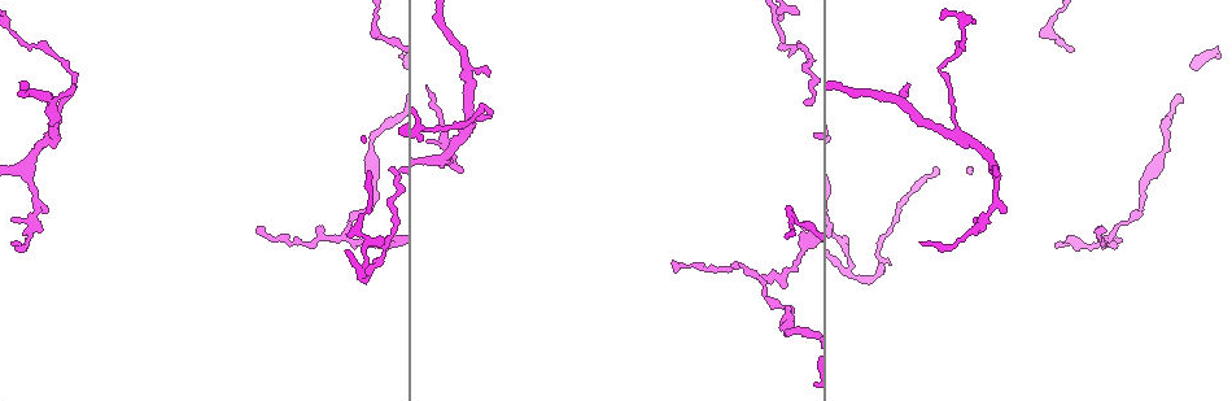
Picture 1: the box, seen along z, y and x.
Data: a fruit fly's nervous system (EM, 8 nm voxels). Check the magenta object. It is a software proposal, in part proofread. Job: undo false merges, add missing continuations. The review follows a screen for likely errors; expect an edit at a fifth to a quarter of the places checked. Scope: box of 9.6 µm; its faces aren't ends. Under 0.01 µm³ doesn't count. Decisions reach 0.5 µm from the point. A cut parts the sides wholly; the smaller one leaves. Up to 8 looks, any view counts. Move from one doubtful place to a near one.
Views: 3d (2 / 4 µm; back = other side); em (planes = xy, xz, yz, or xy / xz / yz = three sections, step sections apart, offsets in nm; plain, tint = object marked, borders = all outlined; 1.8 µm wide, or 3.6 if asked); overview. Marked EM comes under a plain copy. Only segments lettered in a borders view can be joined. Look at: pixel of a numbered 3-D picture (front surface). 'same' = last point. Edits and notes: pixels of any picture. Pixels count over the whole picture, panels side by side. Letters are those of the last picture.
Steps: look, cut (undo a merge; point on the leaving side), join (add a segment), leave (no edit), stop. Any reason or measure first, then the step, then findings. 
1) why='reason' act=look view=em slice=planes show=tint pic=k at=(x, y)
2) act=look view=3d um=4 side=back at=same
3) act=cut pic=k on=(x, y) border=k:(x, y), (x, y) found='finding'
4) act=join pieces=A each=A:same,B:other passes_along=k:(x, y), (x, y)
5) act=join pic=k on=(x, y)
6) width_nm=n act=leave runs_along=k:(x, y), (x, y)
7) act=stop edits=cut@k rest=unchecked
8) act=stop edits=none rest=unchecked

why='thin end' act=look view=3d um=4 pic=1 at=(382, 242)

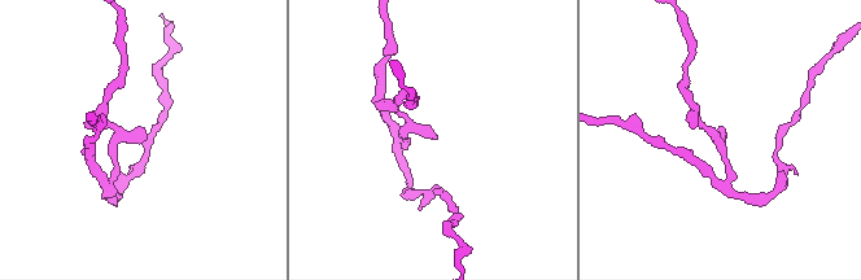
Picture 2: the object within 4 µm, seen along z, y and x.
why='need the tissue' act=look view=em um=3.6 slice=planes show=borders pic=2 at=(726, 134)

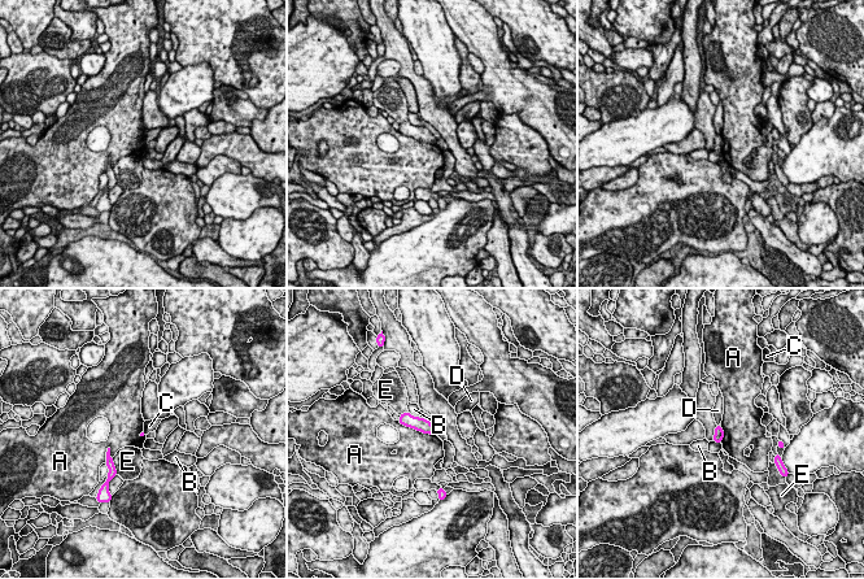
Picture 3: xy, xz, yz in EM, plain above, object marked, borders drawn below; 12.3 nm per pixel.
longest_contact=A:500nm act=leave each=A:other,B:other,C:other,D:other,E:other border=3:(397, 421), (435, 435) found='none of them fits'

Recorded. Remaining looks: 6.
why='abrupt turn' act=look view=3d um=2 side=back pic=1 at=(342, 234)

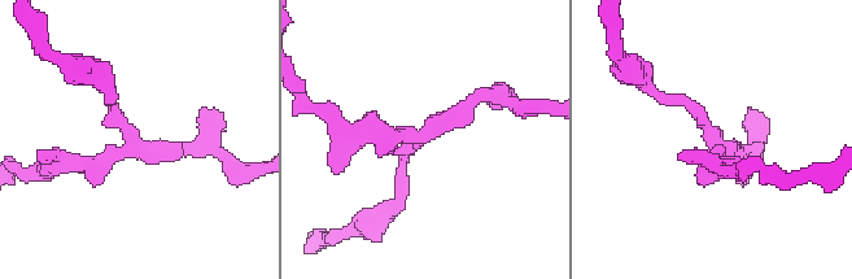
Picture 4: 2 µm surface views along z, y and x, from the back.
arms=3 why='need the tissue' act=look view=em slice=yz step=4 show=borders pic=4 at=(715, 139)

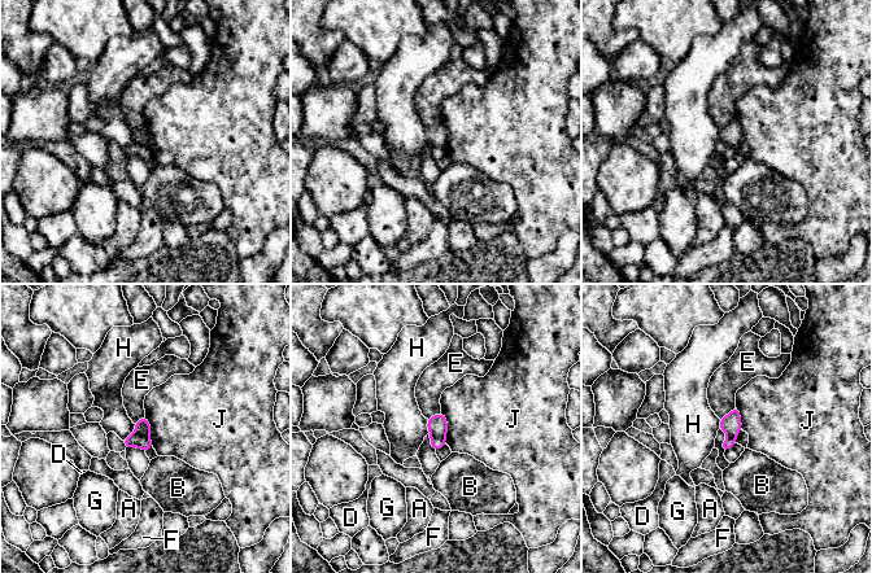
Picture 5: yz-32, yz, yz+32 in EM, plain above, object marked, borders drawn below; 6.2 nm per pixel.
act=look view=em slice=planes show=borders at=same

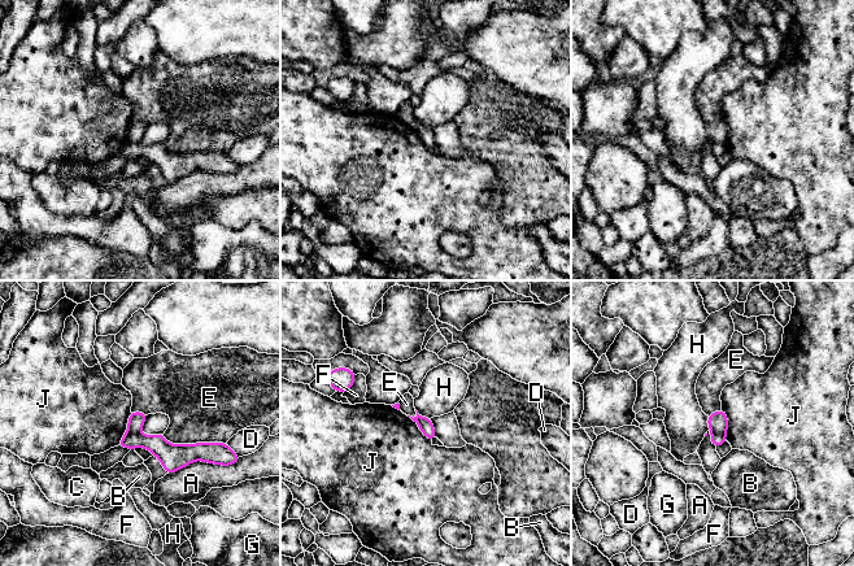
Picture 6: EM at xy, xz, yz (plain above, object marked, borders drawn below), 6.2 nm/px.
width_nm=90 act=cut pic=6 on=(156, 444) each=A:other,B:other,C:other,D:other,E:other,F:other,G:other,H:other,J:other found='a second cell is stuck on'

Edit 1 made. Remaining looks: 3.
act=look view=overview

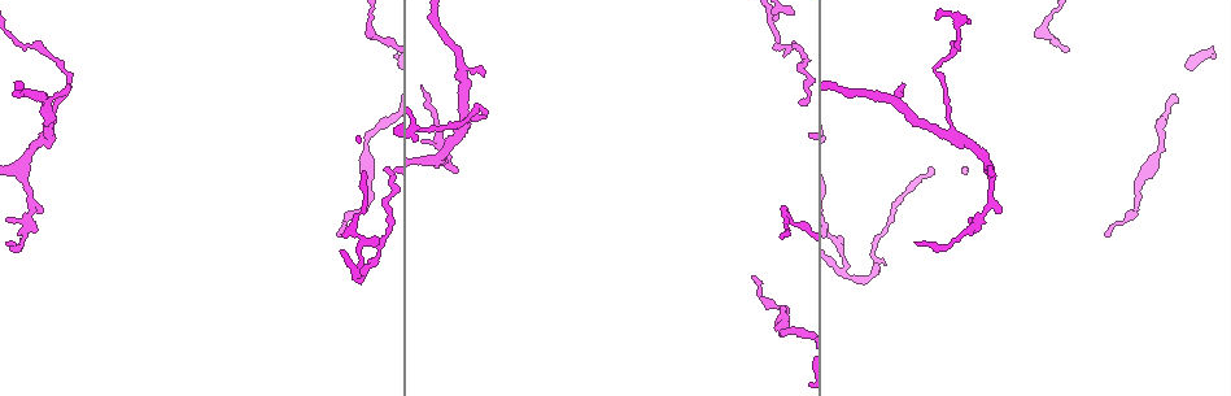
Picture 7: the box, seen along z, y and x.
why='three arms meet' act=look view=em slice=xy step=16 show=borders pic=7 at=(952, 131)

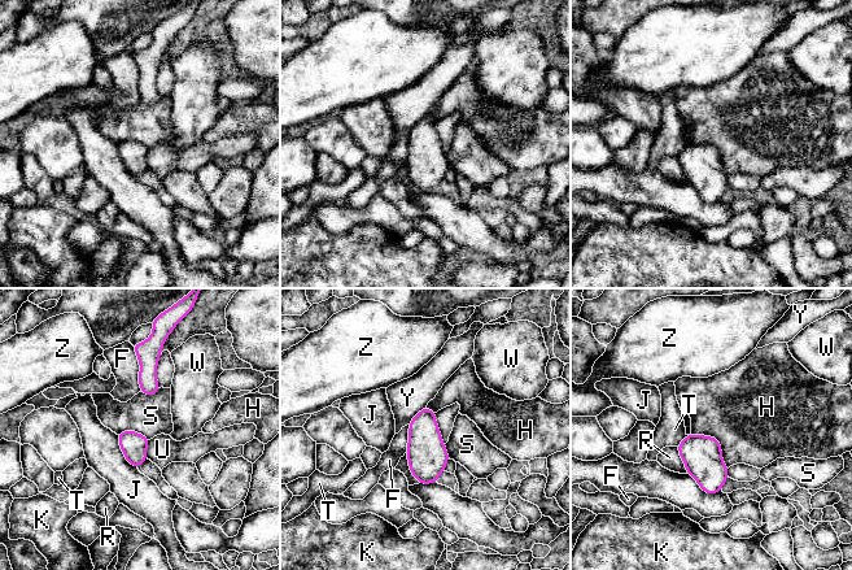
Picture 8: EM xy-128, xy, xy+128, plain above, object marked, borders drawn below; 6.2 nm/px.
act=leave each=F:other,H:other,J:other,K:other,R:other,S:other,T:other,U:other,W:other,Y:other,Z:other border=8:(117, 434), (134, 430), (149, 439) found='one cell here'

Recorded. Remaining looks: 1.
act=stop edits=cut@6 rest=unchecked

